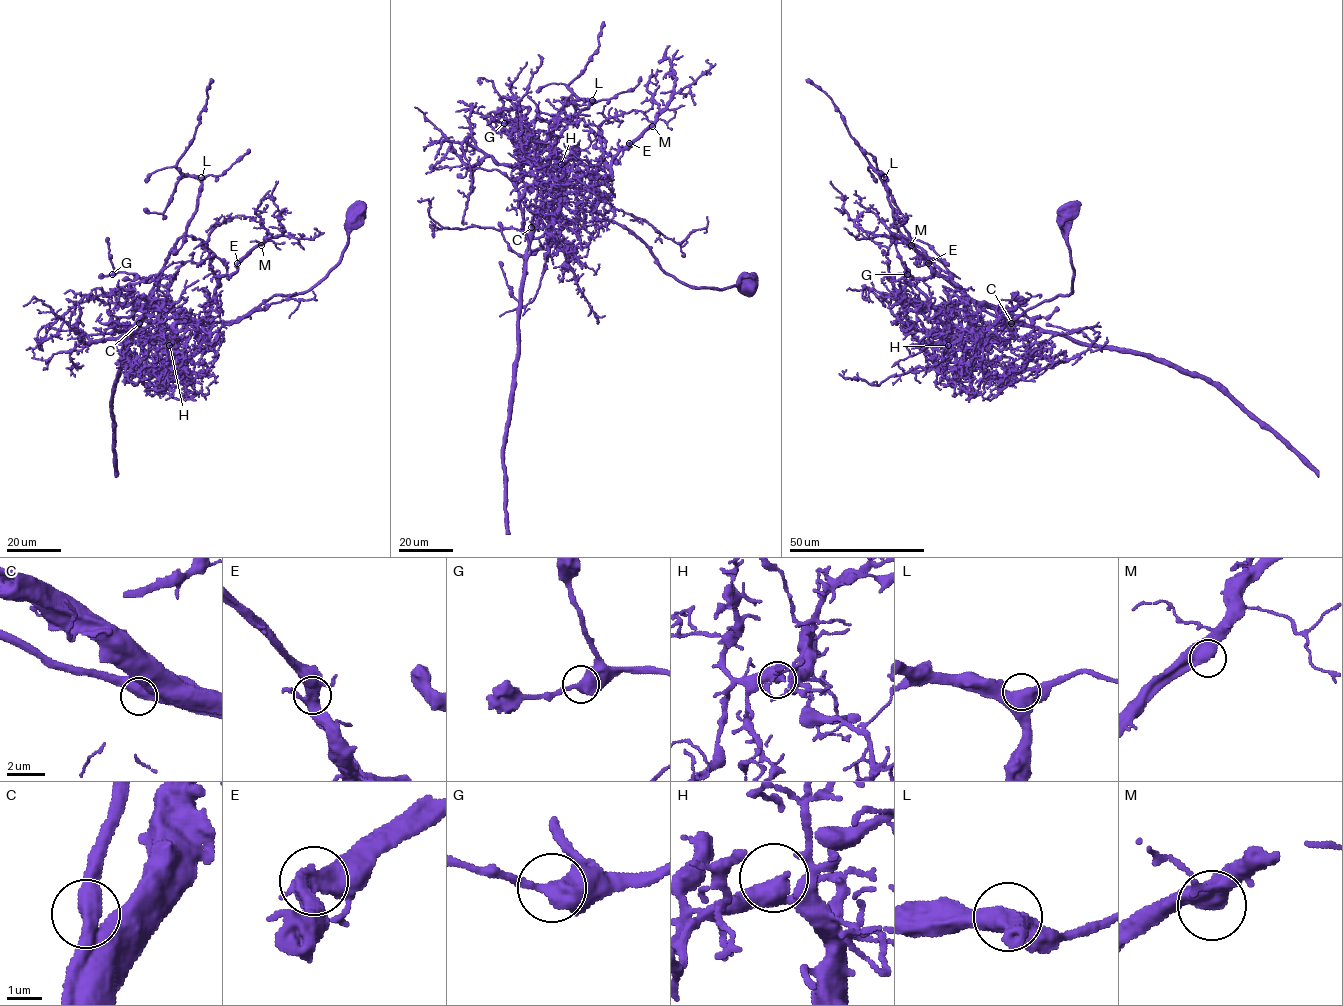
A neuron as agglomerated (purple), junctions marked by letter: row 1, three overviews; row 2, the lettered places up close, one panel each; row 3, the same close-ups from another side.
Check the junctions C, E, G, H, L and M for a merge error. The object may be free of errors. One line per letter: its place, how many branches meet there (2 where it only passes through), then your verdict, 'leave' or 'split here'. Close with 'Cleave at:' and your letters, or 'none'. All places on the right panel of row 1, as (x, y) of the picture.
C: at (1011, 323); 2 branches meet; leave
E: at (928, 263); 2 branches meet; leave
G: at (907, 274); 2 branches meet; leave
H: at (948, 345); 2 branches meet; leave
L: at (884, 177); 2 branches meet; leave
M: at (911, 245); 2 branches meet; leave
Cleave at: none

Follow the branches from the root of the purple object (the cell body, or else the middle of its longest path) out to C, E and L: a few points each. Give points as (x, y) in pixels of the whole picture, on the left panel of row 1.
C: (359, 212), (348, 220), (342, 259), (310, 289), (273, 295), (234, 321), (182, 320), (163, 302), (139, 323)
E: (359, 212), (342, 259), (310, 289), (273, 295), (234, 321), (191, 324), (237, 263)
L: (359, 212), (342, 259), (310, 289), (234, 321), (182, 320), (163, 302), (141, 322), (201, 177)

